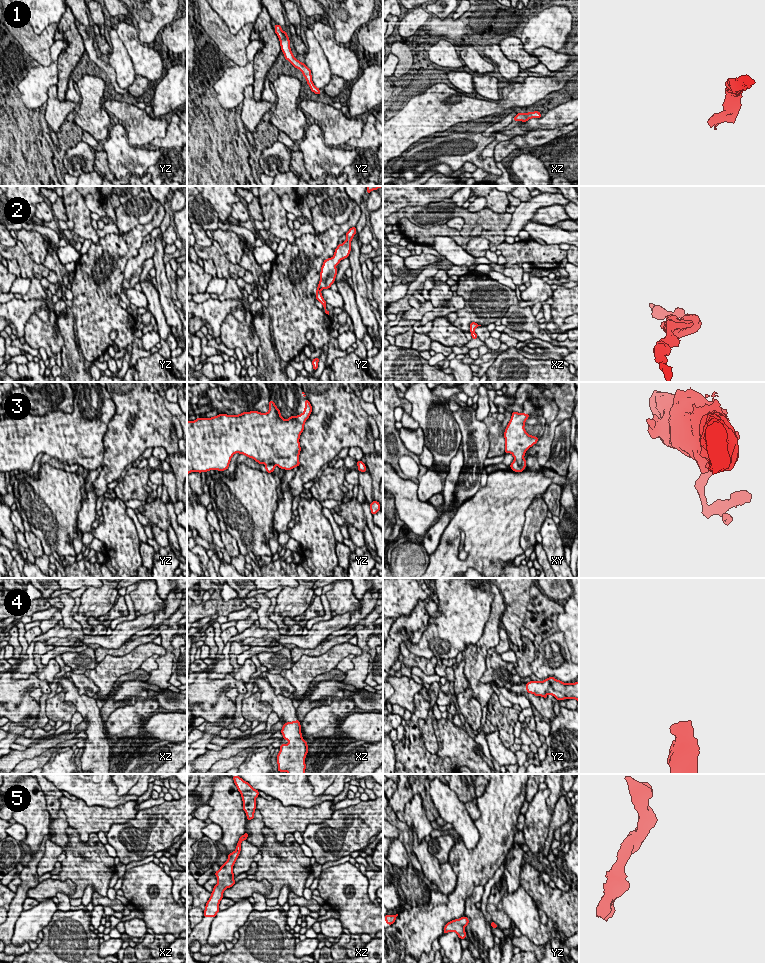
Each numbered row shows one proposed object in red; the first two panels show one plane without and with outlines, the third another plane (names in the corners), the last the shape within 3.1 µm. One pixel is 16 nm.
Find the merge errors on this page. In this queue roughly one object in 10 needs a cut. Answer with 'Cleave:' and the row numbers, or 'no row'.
Cleave: 3

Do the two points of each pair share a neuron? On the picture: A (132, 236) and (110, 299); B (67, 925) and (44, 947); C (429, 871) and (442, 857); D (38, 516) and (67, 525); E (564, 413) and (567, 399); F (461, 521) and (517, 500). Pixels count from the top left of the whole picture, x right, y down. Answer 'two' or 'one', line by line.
A: one
B: one
C: two
D: one
E: one
F: one

